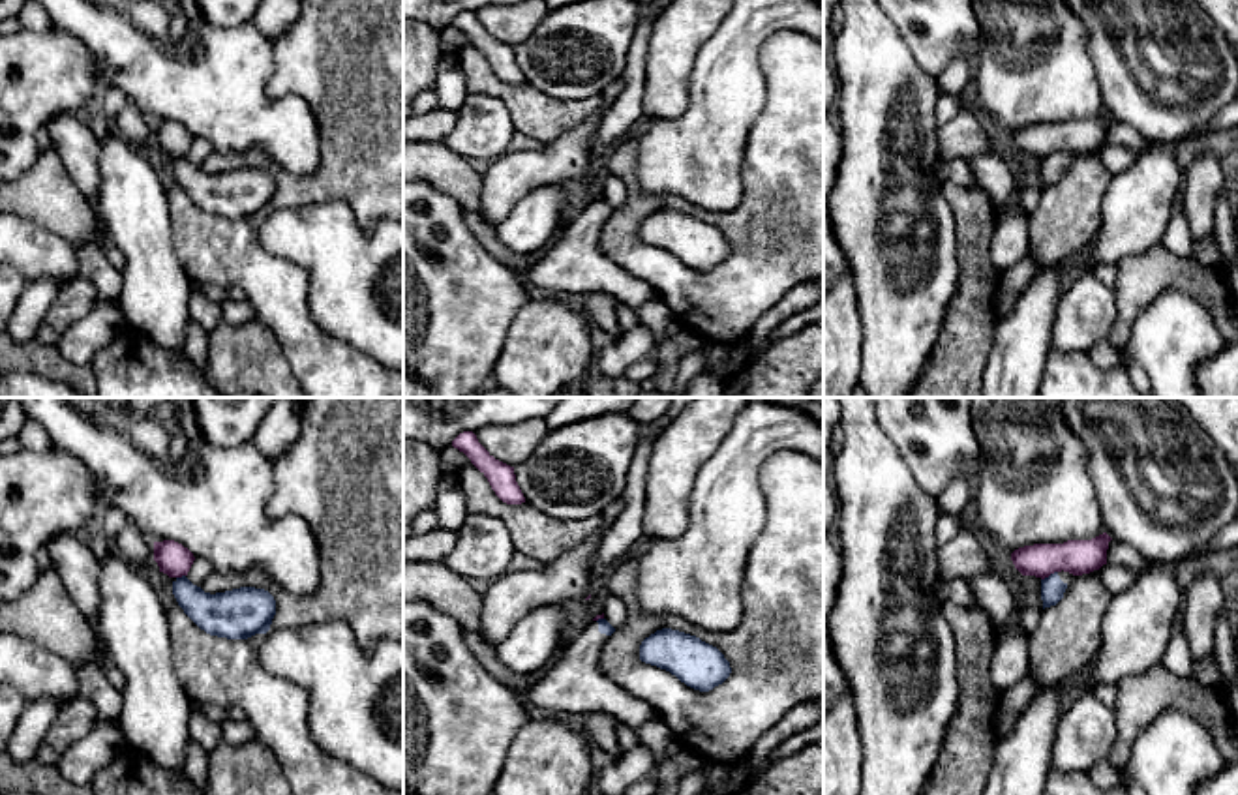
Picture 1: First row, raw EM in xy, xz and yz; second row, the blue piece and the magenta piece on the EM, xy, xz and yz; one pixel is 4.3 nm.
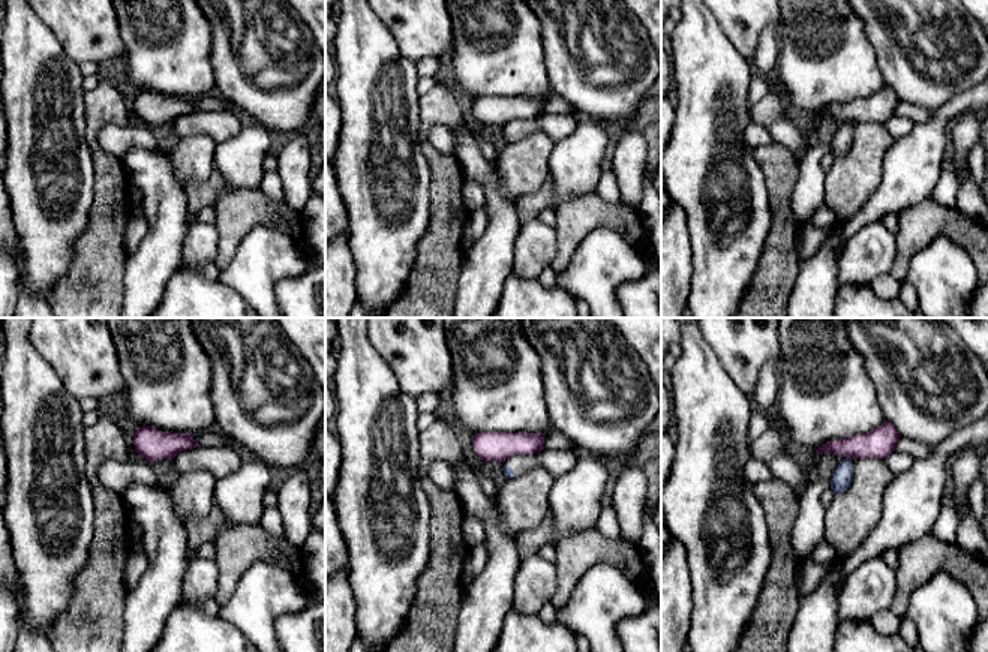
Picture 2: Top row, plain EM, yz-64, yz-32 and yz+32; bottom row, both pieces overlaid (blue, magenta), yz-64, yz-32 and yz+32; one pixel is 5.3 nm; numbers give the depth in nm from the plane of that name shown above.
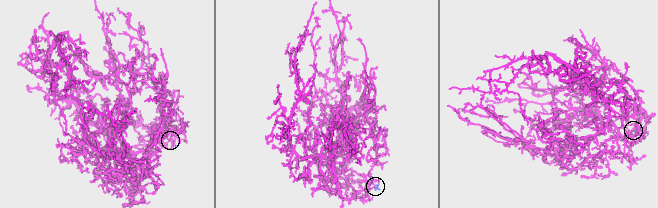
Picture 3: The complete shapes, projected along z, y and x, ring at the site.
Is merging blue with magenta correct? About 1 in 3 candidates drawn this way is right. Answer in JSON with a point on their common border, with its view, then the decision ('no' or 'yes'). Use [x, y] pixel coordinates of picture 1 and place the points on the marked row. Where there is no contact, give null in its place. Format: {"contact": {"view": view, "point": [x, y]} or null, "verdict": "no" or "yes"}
{"contact": {"view": "yz", "point": [1051, 574]}, "verdict": "no"}

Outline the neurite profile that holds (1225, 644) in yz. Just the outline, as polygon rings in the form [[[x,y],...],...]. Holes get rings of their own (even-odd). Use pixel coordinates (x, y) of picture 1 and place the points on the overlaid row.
[[[1225,609],[1219,611],[1215,621],[1215,656],[1223,675],[1221,699],[1234,716],[1238,729],[1238,671],[1234,660],[1234,632],[1227,622]]]

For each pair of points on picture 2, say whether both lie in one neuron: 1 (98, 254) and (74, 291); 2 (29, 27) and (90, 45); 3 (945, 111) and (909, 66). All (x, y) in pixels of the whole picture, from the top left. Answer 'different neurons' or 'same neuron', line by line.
1: same neuron
2: different neurons
3: different neurons

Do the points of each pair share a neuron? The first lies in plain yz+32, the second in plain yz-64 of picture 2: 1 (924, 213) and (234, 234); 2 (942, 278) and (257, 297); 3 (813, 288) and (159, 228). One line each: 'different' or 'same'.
1: same
2: same
3: same

